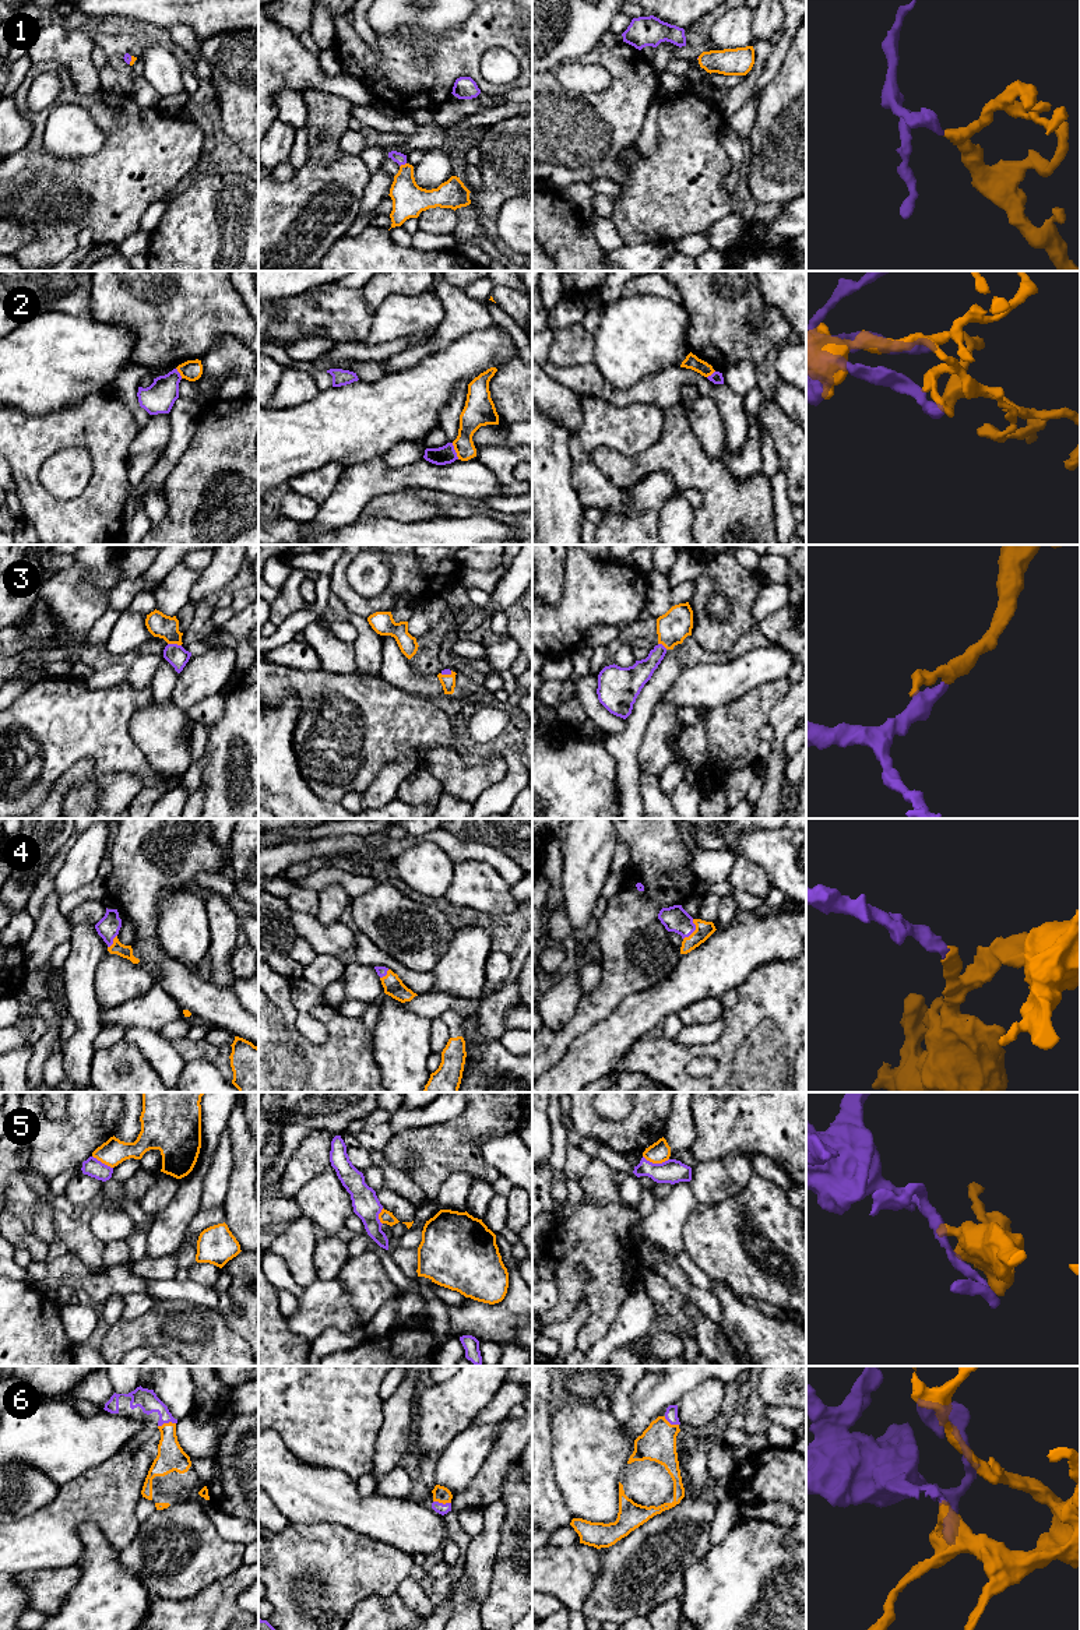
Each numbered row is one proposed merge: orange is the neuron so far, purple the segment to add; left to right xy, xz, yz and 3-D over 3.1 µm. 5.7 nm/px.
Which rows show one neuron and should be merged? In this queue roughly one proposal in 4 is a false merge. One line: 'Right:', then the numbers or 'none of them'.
Right: 1, 3, 4, 6

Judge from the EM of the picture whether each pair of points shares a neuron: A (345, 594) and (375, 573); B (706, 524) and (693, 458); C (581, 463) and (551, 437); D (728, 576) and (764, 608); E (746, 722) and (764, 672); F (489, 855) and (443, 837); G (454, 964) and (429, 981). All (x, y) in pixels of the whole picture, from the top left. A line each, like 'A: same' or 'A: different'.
A: different
B: same
C: different
D: different
E: different
F: same
G: different

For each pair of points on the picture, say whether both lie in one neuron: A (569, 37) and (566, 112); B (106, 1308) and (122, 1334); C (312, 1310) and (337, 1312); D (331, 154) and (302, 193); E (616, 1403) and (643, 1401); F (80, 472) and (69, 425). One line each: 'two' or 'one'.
A: two
B: two
C: one
D: two
E: two
F: two

